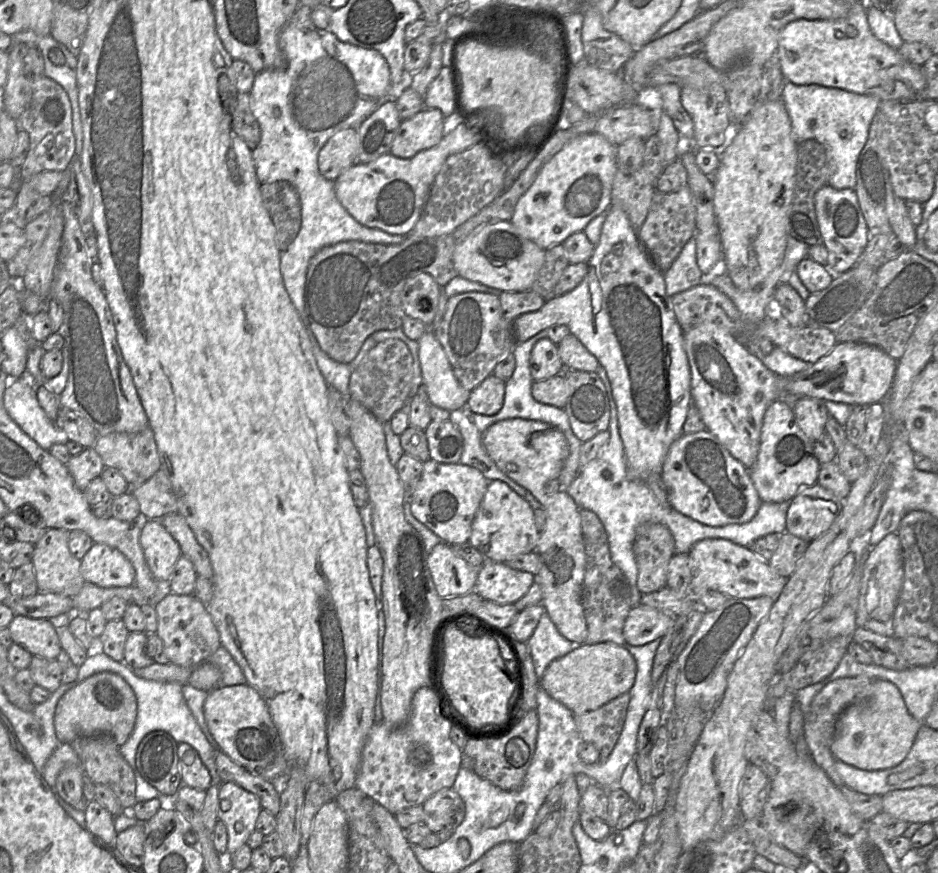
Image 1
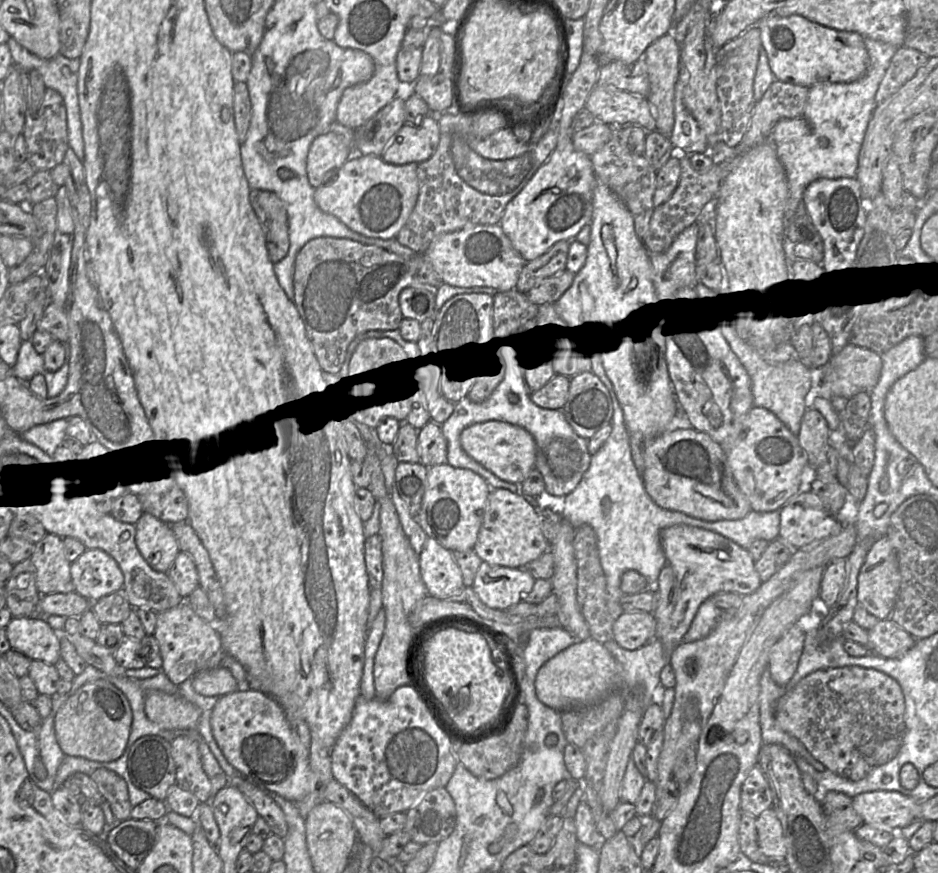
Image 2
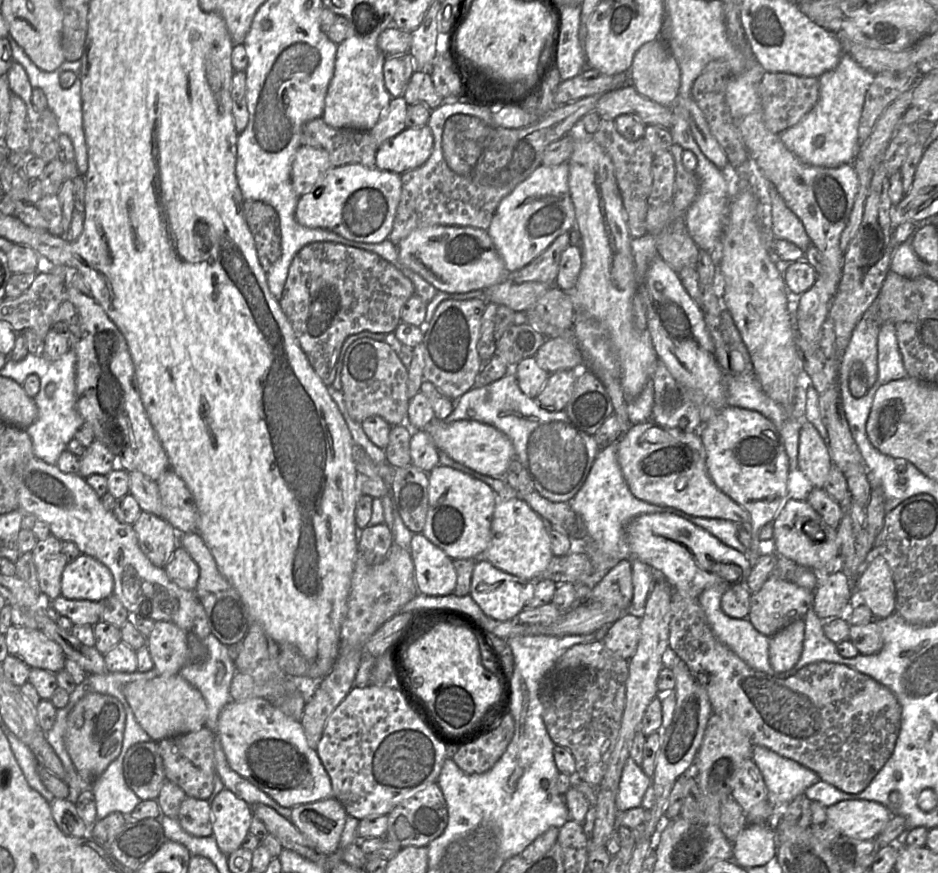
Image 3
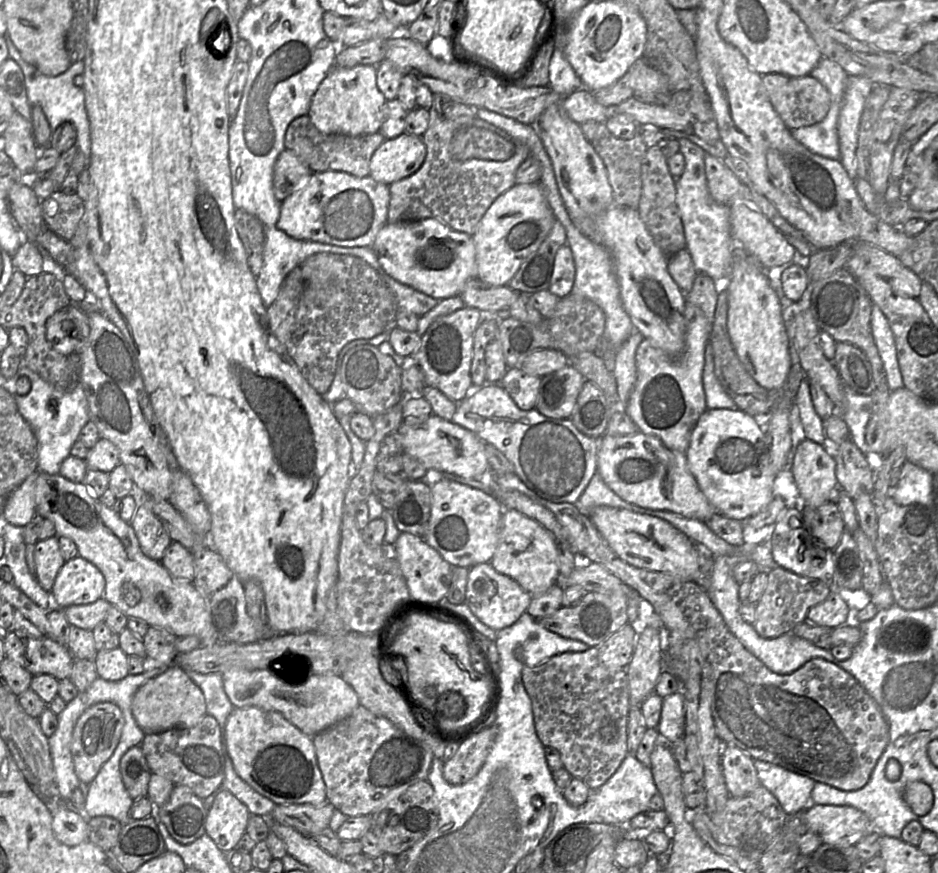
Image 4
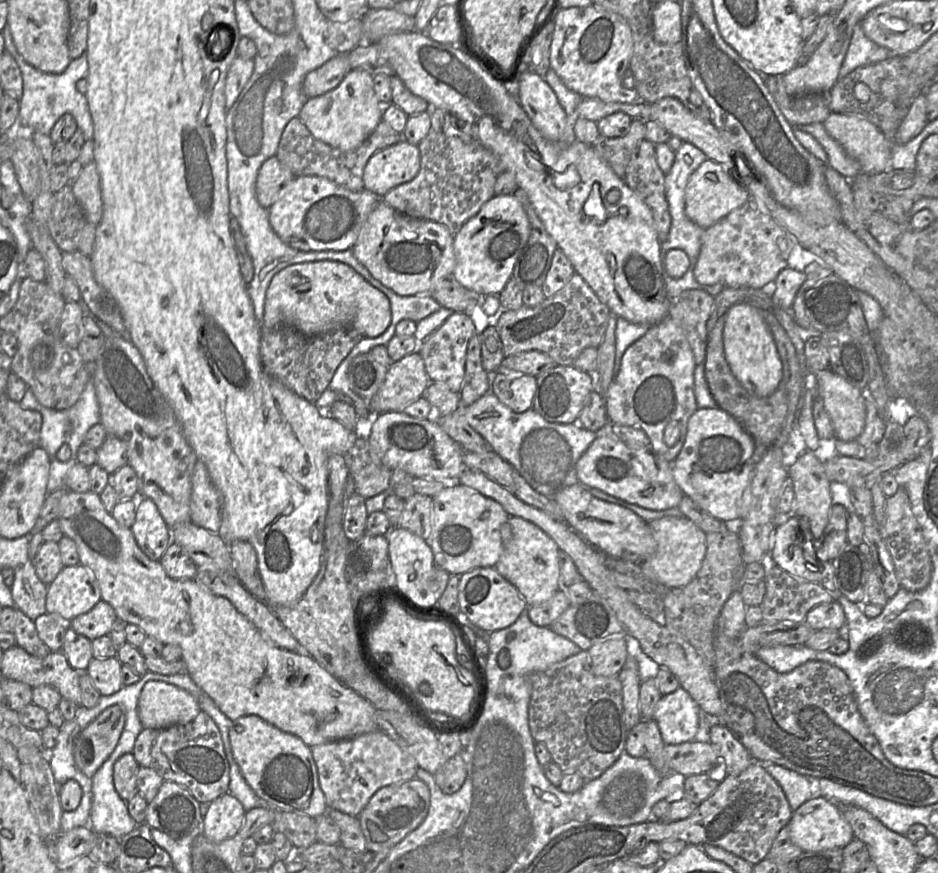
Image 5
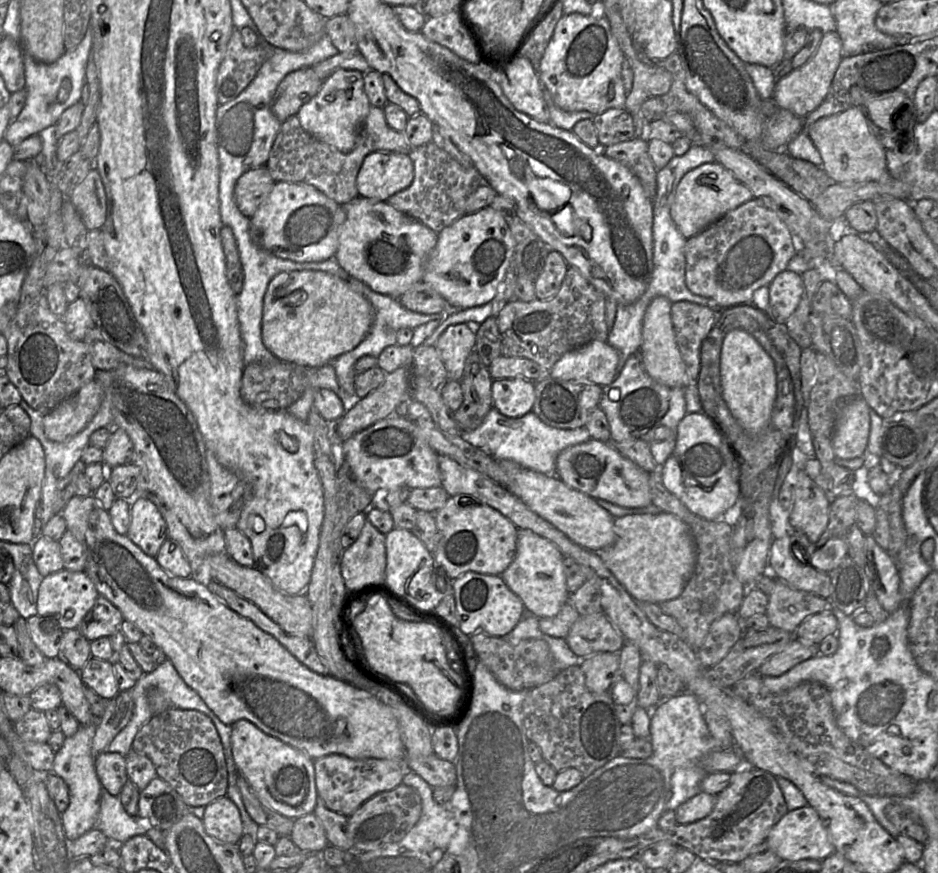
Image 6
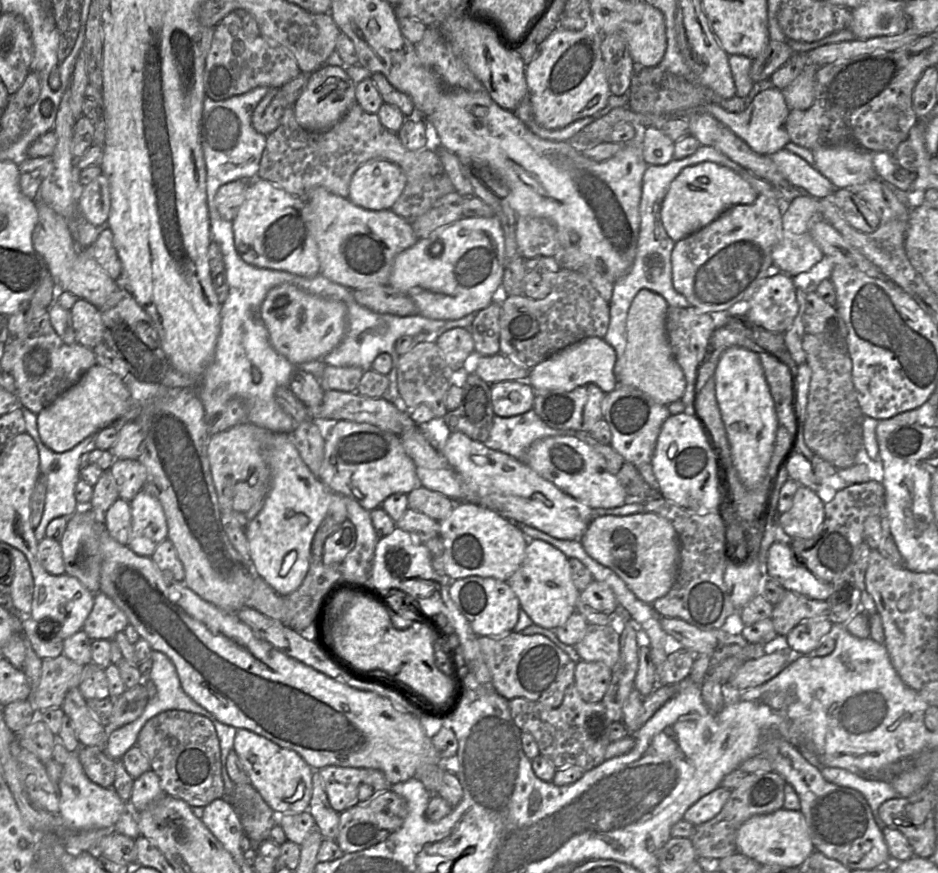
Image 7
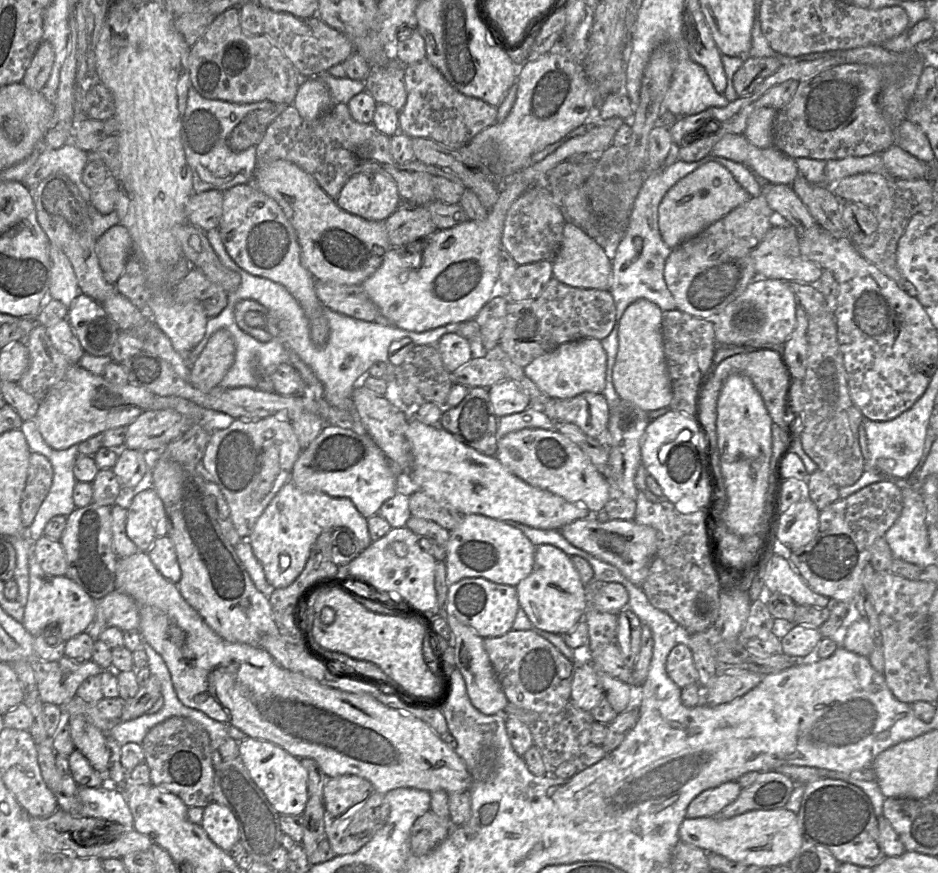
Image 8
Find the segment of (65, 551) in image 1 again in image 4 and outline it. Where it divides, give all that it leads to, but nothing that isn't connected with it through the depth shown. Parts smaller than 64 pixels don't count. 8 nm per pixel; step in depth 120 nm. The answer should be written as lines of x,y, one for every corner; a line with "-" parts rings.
54,536
35,544
35,577
40,586
49,593
57,573
66,562
59,548
58,538

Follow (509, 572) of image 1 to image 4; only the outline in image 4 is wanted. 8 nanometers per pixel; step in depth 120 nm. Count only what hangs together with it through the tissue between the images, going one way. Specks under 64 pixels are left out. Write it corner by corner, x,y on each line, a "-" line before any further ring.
481,563
470,568
465,604
471,612
486,626
495,631
513,625
527,611
532,596
515,580
498,573
490,563

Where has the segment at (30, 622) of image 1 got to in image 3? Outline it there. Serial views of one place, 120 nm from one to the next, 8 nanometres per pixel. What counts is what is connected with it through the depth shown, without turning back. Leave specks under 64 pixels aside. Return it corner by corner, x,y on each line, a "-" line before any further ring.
13,624
3,631
8,654
22,660
28,667
53,674
64,669
66,656
62,648
42,631

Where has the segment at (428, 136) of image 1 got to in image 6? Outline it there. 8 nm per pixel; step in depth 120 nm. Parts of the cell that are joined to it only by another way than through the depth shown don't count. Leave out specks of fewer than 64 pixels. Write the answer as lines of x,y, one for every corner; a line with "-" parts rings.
378,151
368,154
359,169
356,188
358,196
387,201
407,188
414,178
410,154

